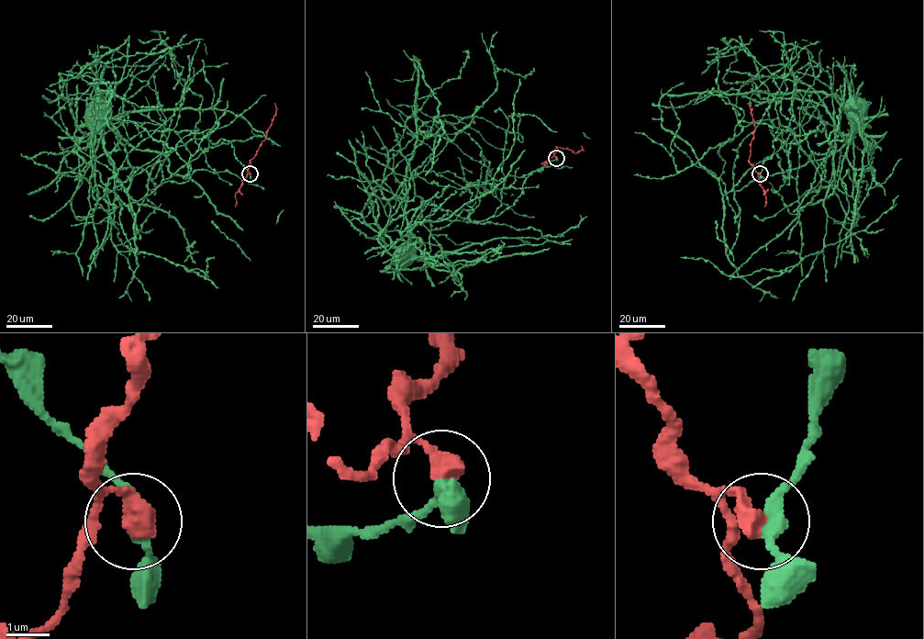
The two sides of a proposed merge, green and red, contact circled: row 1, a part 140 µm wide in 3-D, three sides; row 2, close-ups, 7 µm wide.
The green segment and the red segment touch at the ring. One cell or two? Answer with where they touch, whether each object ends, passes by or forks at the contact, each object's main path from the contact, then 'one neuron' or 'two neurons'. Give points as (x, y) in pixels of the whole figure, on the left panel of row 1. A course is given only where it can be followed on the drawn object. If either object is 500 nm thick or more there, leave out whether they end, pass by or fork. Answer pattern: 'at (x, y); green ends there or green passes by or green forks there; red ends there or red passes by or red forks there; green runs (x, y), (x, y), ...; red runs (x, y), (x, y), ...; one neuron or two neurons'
at (250, 173); green passes by; red ends there; green runs (250, 173), (232, 144), (221, 139), (214, 144), (193, 130), (106, 122), (82, 141), (96, 130), (104, 109); red runs (250, 173), (250, 160), (265, 140), (276, 113), (274, 103); two neurons

